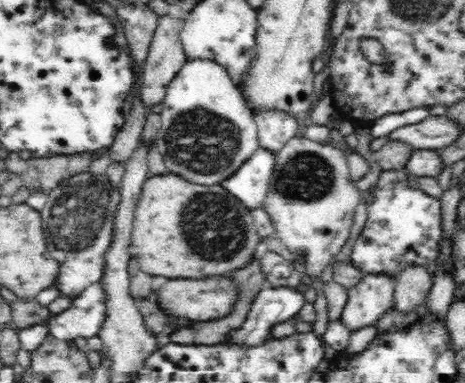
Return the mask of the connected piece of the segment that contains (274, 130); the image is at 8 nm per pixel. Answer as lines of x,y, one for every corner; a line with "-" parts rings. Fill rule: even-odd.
276,110
254,113
253,116
257,124
259,148
276,154
296,137
299,124
294,116

